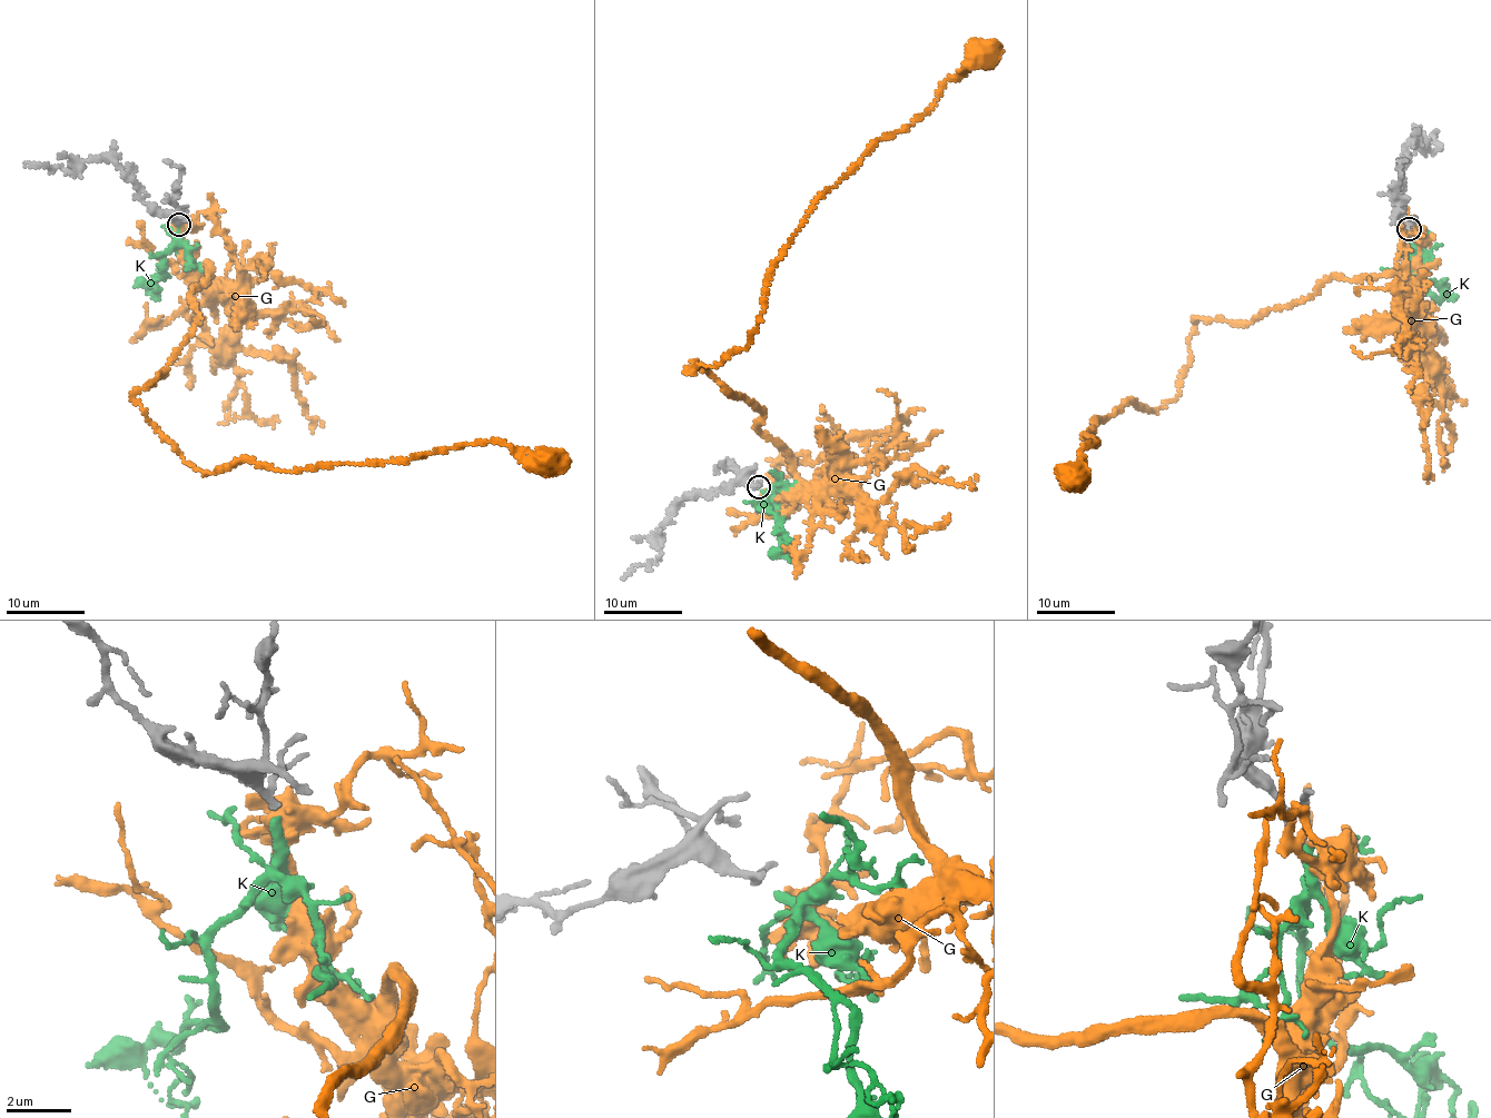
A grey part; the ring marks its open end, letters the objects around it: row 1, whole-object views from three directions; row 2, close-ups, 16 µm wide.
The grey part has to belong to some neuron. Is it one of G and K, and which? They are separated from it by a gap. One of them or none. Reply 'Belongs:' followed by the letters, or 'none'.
Belongs: none

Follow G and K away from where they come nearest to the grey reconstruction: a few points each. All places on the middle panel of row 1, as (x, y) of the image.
G: (763, 488), (799, 486), (791, 457), (762, 413), (685, 370), (750, 343), (770, 271), (820, 196), (980, 56)
K: (761, 490), (769, 495), (762, 506), (779, 524), (785, 557), (791, 561)

